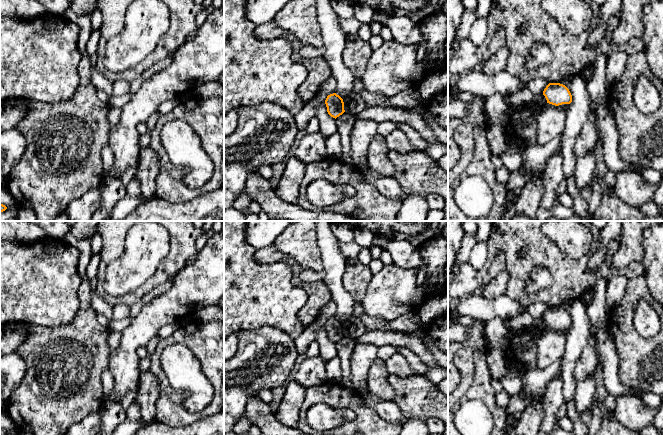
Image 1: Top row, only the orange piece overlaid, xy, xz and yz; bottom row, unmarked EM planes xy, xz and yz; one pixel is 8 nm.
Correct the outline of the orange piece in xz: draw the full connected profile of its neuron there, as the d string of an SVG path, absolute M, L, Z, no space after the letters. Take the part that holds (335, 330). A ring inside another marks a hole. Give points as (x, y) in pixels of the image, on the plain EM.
M336 317L328 319L325 328L328 338L335 343L345 336L343 323Z

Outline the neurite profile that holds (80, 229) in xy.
M76 221L69 232L76 238L93 237L98 234L98 221Z

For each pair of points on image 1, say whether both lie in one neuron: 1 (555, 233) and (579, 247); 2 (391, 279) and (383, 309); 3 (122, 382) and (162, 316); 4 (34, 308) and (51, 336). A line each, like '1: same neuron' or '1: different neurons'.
1: same neuron
2: same neuron
3: same neuron
4: different neurons

